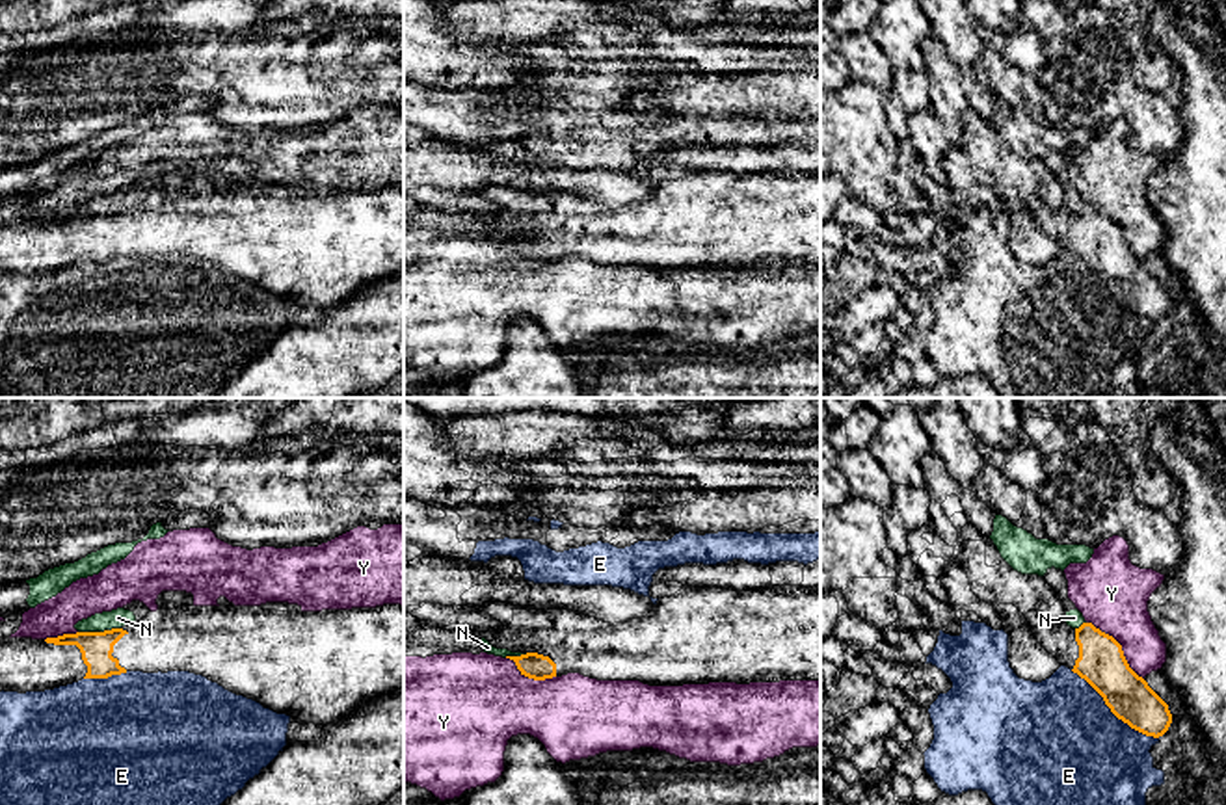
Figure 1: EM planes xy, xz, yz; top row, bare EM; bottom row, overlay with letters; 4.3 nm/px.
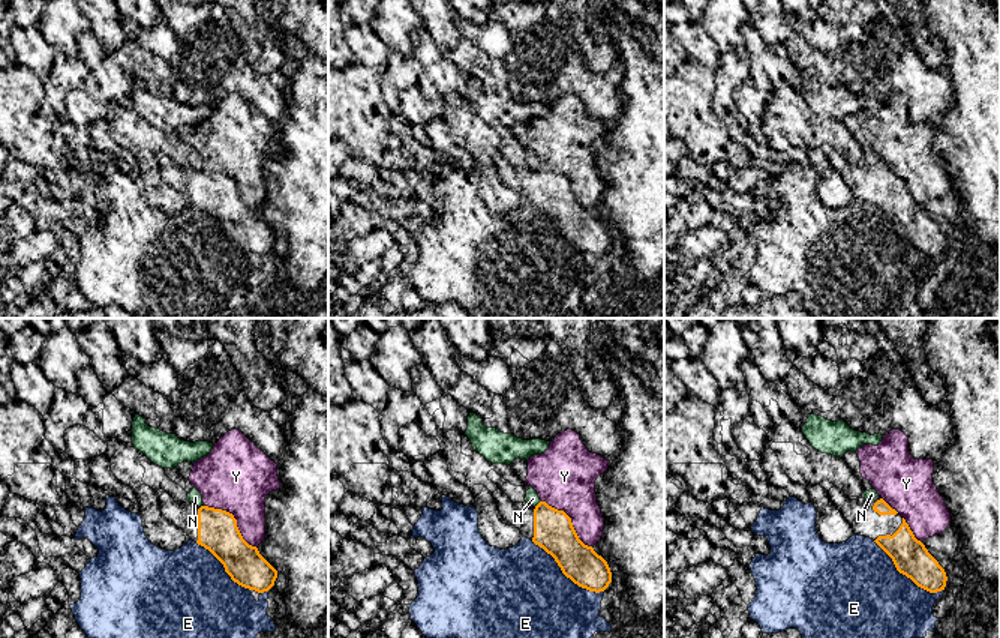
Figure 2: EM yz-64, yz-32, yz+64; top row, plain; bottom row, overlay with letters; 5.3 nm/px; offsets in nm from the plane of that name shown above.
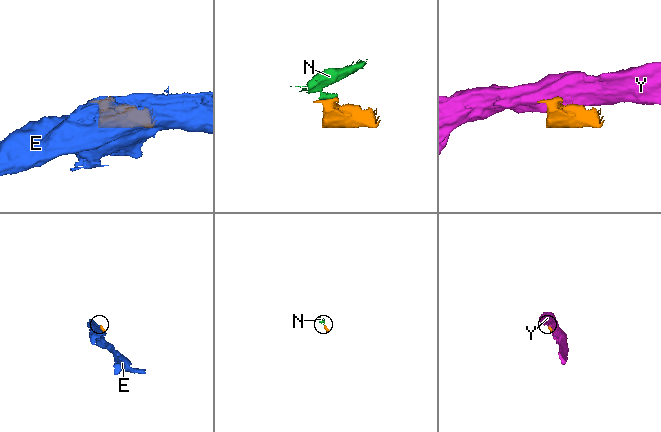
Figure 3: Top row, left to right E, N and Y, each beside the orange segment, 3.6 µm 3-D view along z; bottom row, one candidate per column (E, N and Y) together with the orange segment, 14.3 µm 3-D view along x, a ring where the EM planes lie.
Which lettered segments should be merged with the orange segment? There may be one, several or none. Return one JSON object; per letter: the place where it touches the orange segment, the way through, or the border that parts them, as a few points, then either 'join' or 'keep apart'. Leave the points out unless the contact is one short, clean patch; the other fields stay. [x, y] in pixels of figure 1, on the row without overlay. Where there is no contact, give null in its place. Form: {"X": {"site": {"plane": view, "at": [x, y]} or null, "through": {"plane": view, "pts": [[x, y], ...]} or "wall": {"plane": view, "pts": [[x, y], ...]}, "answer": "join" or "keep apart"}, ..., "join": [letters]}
{"E": {"site": {"plane": "yz", "at": [1113, 296]}, "answer": "keep apart"}, "N": {"site": {"plane": "xy", "at": [99, 216]}, "wall": {"plane": "xy", "pts": [[119, 211], [79, 216]]}, "answer": "keep apart"}, "Y": {"site": {"plane": "yz", "at": [1120, 229]}, "answer": "keep apart"}, "join": []}

